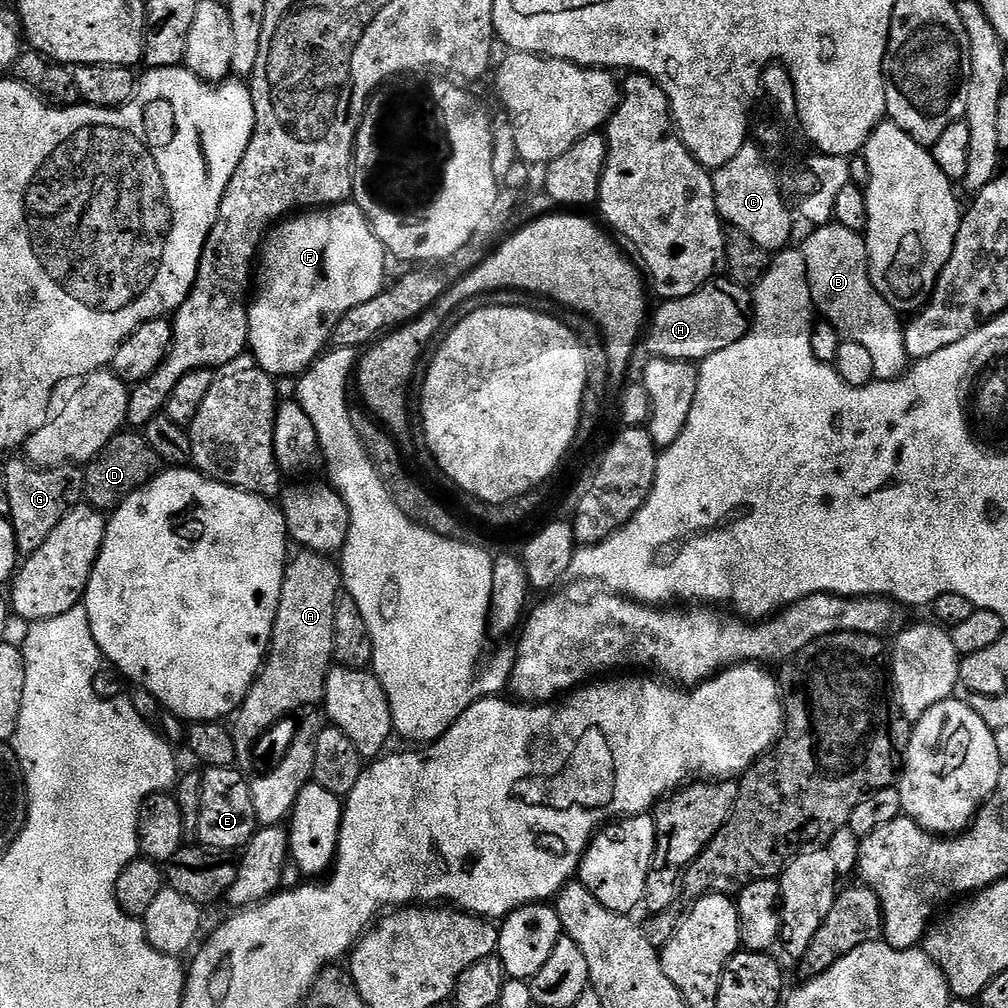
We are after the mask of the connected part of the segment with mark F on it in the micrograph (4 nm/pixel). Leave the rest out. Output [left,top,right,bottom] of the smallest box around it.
[248,202,386,378]

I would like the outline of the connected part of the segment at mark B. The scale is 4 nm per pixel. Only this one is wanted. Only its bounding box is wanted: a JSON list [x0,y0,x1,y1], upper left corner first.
[802,222,910,380]

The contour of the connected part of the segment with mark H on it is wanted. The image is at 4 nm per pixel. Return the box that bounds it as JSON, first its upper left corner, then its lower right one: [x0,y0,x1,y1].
[646,278,754,362]

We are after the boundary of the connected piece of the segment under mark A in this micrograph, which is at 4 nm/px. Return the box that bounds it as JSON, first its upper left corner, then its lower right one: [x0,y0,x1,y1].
[230,550,342,762]

